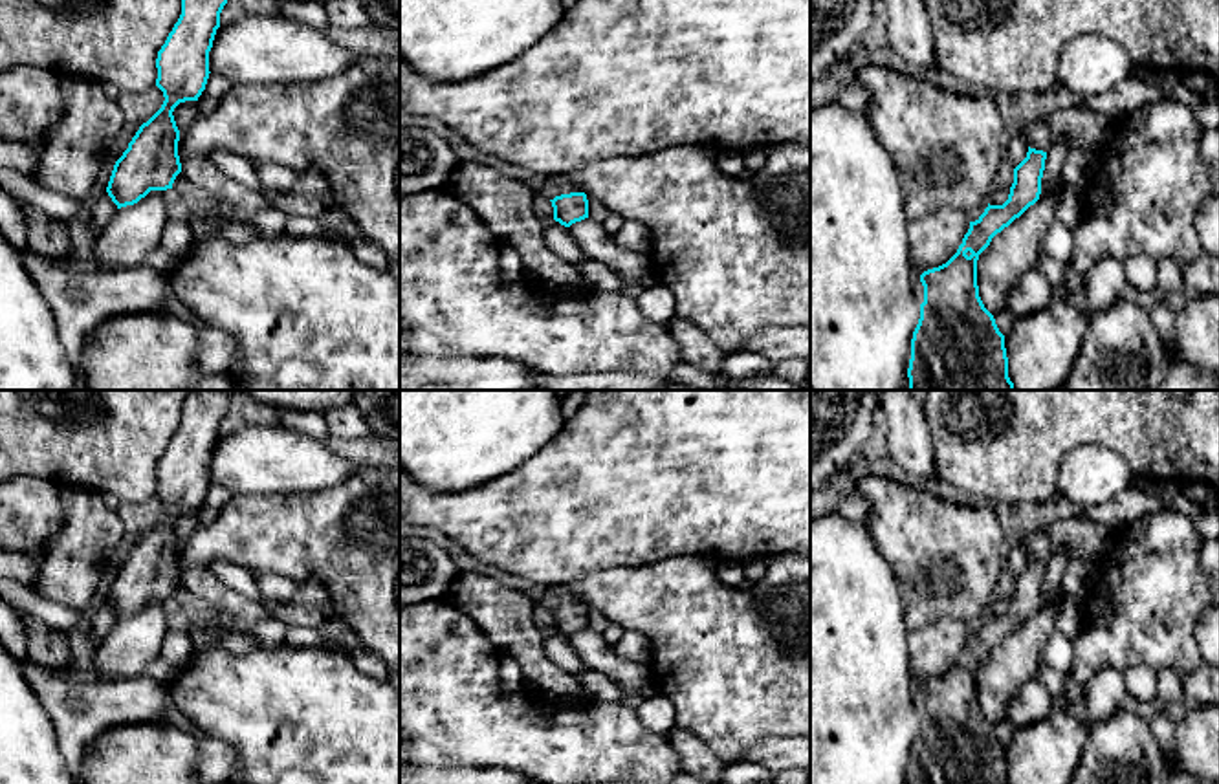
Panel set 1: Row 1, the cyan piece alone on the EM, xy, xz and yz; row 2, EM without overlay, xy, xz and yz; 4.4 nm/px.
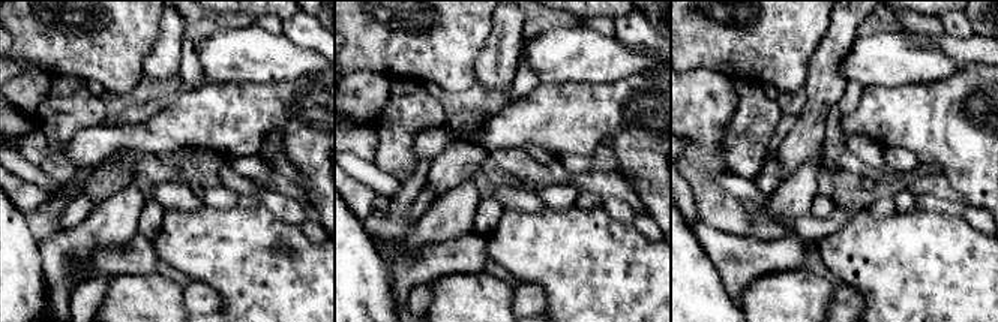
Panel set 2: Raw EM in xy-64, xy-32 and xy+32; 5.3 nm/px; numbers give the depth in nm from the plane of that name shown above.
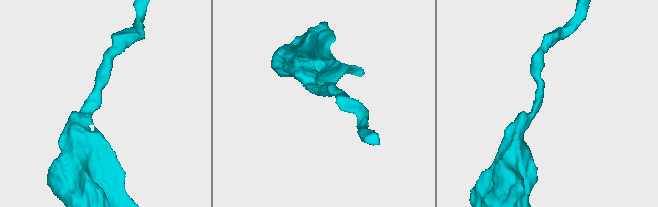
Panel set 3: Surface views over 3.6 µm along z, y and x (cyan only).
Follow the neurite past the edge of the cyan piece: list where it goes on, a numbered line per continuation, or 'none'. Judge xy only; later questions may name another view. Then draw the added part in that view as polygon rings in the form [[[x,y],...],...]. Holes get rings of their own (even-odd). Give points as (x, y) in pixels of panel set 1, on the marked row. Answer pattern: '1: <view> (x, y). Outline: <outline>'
none

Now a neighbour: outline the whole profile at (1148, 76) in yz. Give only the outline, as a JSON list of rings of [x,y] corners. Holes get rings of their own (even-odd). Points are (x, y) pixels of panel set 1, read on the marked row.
[[[1138,68],[1133,75],[1144,82],[1149,82],[1160,88],[1171,88],[1182,82],[1182,77],[1177,73],[1159,73],[1159,71],[1146,70],[1146,68]]]

